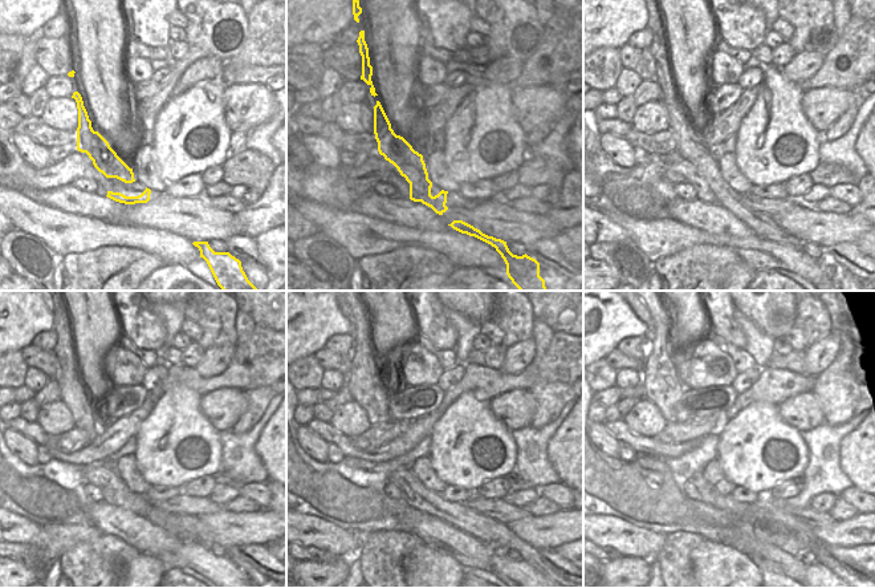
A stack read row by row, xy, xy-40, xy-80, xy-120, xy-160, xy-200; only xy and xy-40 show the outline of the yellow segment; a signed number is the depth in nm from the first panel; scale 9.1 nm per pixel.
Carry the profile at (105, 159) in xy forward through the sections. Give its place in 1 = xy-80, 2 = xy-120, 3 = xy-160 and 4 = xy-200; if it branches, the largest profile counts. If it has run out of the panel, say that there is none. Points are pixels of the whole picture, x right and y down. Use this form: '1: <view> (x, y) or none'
1: xy-80 (690, 145)
2: xy-120 (73, 393)
3: xy-160 (363, 382)
4: xy-200 (662, 386)

